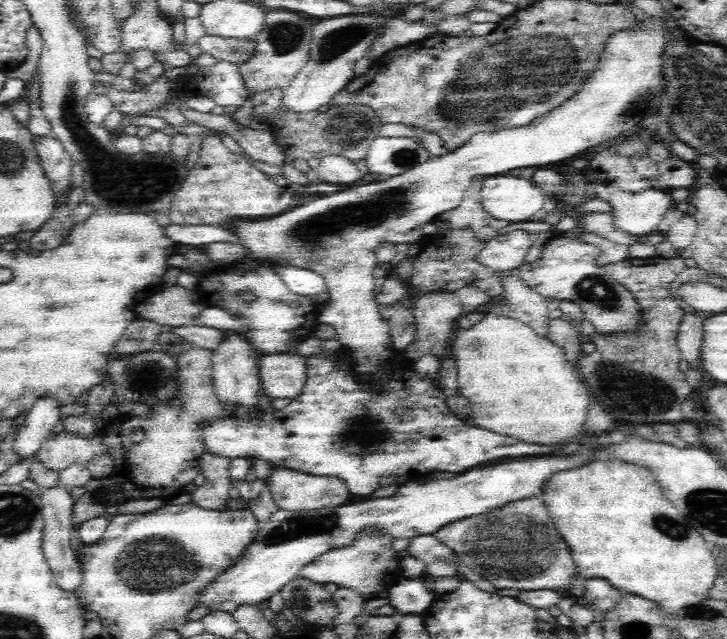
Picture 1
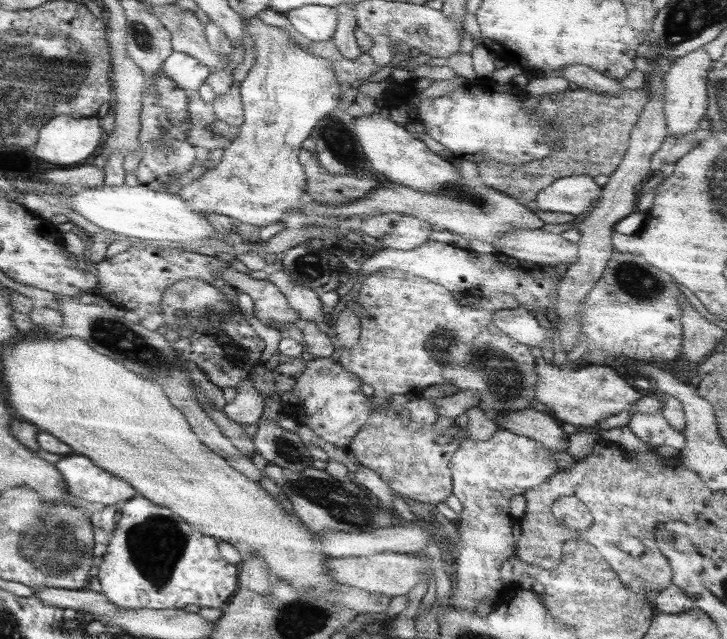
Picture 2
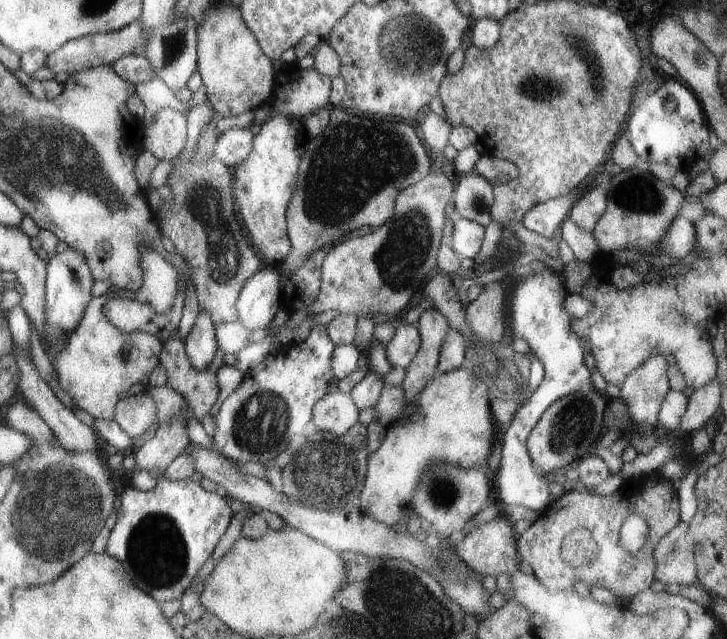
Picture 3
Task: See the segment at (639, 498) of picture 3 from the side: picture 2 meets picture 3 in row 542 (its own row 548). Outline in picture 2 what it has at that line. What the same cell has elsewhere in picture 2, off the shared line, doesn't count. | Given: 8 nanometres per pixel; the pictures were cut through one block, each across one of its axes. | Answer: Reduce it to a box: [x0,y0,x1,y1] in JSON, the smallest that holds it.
[513,437,711,596]

